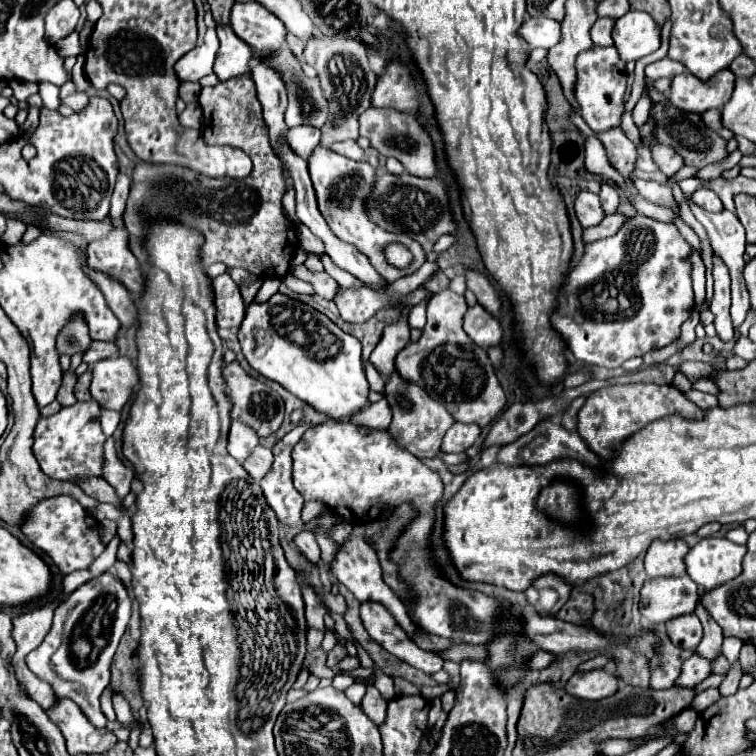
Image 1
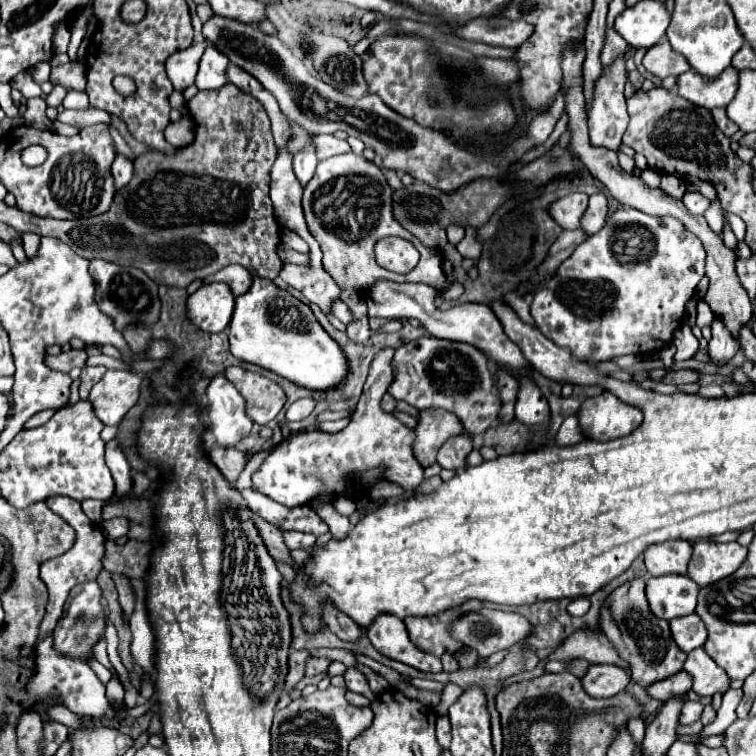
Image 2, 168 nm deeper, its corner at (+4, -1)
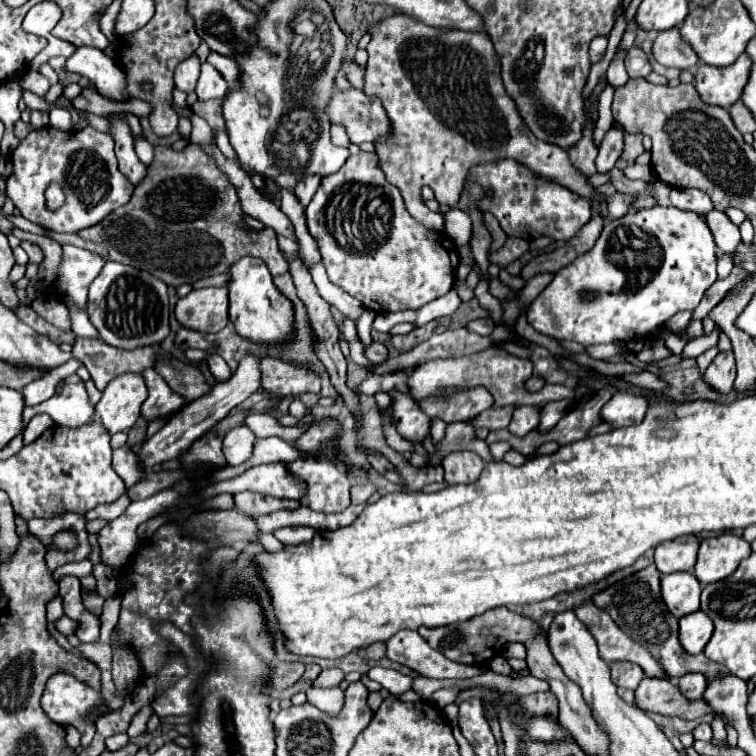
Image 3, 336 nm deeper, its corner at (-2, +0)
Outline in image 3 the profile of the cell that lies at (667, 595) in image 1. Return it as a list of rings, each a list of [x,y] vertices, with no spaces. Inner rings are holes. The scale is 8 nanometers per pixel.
[[[671,573],[661,575],[661,591],[669,611],[675,617],[699,611],[701,583],[693,573]]]

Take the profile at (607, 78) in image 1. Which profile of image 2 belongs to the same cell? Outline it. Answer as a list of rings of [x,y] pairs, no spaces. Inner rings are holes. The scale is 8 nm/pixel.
[[[619,56],[611,66],[603,68],[601,76],[595,80],[591,106],[587,110],[587,116],[589,116],[589,138],[591,138],[593,146],[619,150],[621,136],[623,136],[623,132],[627,128],[627,122],[629,122],[629,118],[627,118],[627,104],[625,104],[625,96],[623,96],[625,84],[627,84],[625,56]]]

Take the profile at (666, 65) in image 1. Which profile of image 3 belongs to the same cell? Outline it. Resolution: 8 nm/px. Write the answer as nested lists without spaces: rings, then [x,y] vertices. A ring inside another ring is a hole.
[[[677,27],[657,33],[653,43],[653,55],[661,65],[679,67],[679,69],[691,69],[699,61],[699,57],[689,47],[689,43],[681,39]]]

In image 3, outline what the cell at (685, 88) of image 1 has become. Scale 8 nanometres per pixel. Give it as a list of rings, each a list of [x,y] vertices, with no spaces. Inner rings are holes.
[[[741,53],[741,57],[727,67],[711,67],[699,63],[695,87],[709,105],[729,109],[741,97],[749,79],[751,65],[753,61],[747,53]]]

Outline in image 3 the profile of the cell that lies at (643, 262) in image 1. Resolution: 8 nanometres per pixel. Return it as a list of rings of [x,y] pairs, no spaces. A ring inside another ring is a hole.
[[[653,207],[641,213],[627,213],[621,219],[605,221],[603,233],[589,253],[583,253],[567,267],[559,269],[553,281],[537,295],[527,309],[527,321],[539,333],[559,341],[575,341],[585,347],[645,339],[677,311],[693,311],[703,293],[717,281],[717,245],[705,217],[677,207]]]

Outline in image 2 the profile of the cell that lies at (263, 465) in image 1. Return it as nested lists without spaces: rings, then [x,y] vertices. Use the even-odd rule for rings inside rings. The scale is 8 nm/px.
[[[213,448],[209,452],[209,458],[211,458],[211,462],[215,462],[215,466],[219,466],[219,470],[223,472],[223,476],[229,482],[235,482],[237,476],[247,466],[249,454],[247,452],[239,452],[235,448]]]

